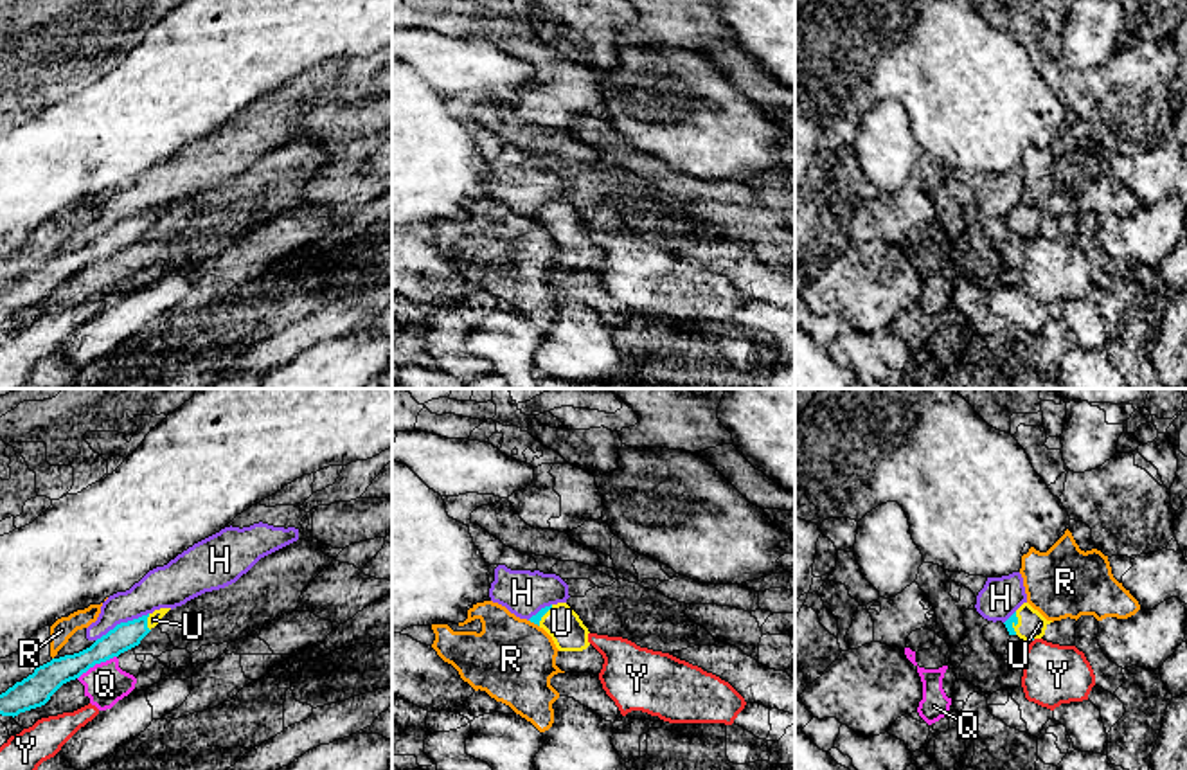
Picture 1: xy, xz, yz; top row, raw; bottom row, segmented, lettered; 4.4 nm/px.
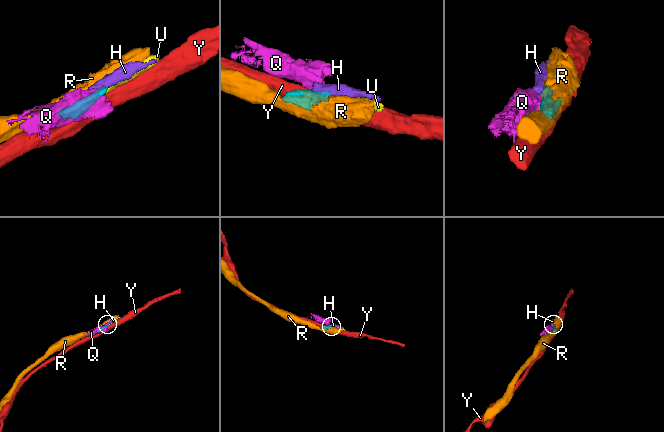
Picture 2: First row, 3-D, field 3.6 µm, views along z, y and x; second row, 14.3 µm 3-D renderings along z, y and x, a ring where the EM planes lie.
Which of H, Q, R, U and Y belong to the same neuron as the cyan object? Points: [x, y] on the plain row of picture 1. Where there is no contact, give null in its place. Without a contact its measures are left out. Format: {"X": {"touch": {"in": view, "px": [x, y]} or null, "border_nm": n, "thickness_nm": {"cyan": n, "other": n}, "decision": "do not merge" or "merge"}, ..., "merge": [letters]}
{"H": {"touch": {"in": "xy", "px": [121, 220]}, "border_nm": 280, "thickness_nm": {"cyan": 120, "other": 190}, "decision": "do not merge"}, "Q": {"touch": {"in": "xy", "px": [96, 259]}, "border_nm": 200, "thickness_nm": {"cyan": 140, "other": 190}, "decision": "do not merge"}, "R": {"touch": {"in": "xz", "px": [535, 220]}, "border_nm": 60, "thickness_nm": {"cyan": 40, "other": 380}, "decision": "do not merge"}, "U": {"touch": {"in": "xy", "px": [146, 220]}, "border_nm": 80, "thickness_nm": {"cyan": 120, "other": 60}, "decision": "merge"}, "Y": {"touch": {"in": "yz", "px": [1031, 238]}, "border_nm": 40, "thickness_nm": {"cyan": 20, "other": 260}, "decision": "do not merge"}, "merge": ["U"]}

